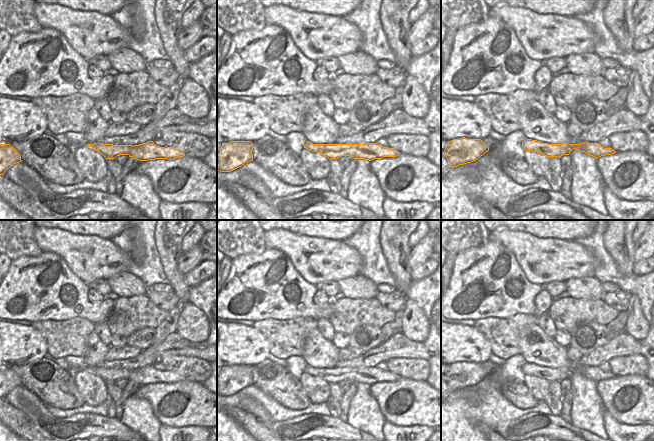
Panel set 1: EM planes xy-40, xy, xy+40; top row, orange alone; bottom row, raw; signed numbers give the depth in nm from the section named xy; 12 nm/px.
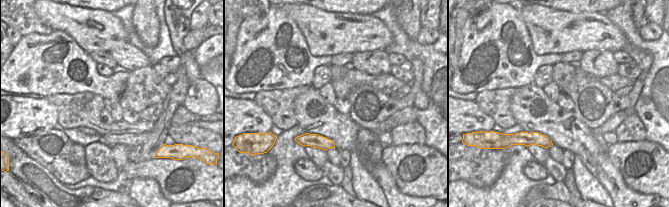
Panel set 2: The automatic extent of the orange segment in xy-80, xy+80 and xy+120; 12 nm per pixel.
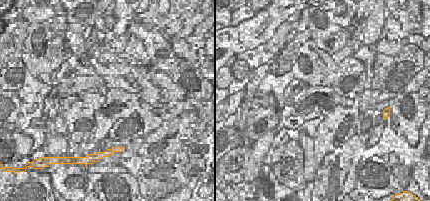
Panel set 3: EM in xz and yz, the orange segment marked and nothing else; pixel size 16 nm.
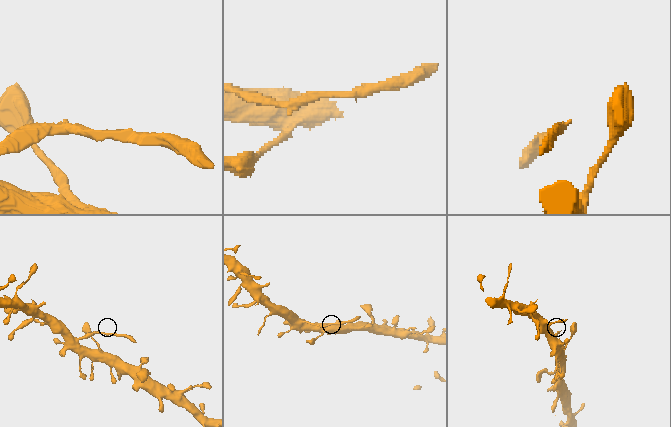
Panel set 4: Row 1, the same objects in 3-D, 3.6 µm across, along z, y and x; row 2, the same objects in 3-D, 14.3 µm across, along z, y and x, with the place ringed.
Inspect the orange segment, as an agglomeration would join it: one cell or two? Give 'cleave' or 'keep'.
cleave

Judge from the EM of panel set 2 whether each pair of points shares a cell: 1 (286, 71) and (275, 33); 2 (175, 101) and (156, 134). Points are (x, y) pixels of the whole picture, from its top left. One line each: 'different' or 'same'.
1: same
2: same

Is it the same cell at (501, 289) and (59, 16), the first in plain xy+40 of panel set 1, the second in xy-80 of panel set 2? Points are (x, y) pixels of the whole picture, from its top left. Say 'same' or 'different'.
different

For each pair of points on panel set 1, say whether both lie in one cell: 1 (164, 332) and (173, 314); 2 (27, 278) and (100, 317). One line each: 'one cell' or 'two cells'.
1: one cell
2: one cell

